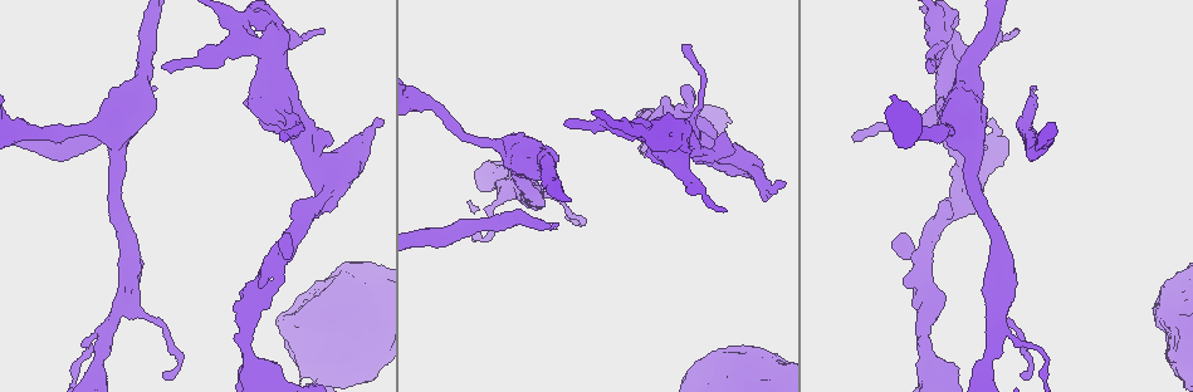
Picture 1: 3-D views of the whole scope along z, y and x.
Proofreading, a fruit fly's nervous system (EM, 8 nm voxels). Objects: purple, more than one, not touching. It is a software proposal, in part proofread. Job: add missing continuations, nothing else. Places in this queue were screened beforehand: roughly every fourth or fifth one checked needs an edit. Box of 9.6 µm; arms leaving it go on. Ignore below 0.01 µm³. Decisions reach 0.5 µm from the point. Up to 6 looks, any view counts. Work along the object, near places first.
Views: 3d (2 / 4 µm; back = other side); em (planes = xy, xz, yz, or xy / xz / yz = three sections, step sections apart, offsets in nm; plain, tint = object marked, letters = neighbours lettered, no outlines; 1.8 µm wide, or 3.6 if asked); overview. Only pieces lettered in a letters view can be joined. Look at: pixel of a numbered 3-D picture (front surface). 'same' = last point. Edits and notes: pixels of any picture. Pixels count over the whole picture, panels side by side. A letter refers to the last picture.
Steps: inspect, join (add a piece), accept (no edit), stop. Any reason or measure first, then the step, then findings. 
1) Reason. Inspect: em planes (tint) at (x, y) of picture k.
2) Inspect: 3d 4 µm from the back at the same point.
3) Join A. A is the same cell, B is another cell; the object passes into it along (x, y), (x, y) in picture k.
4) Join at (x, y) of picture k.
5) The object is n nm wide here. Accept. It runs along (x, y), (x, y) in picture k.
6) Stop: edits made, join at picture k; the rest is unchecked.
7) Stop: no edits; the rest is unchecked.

Free end. Inspect: em planes (tint) at (1035, 95) of picture 1.

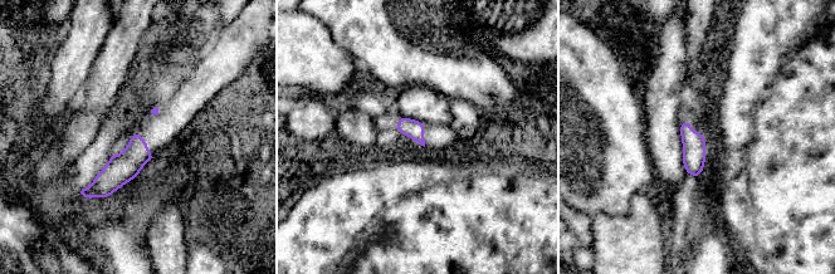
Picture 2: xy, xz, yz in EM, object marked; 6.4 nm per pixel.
See the neighbours. Inspect: em planes (letters) at the same point.

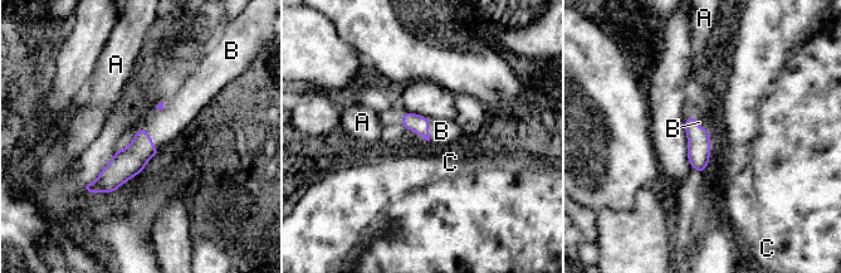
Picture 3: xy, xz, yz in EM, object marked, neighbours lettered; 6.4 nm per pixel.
Join B. B is the same cell, A and C are other cells; the object passes into it along (127, 162), (151, 139), (164, 126) in picture 3; the neuron continues.

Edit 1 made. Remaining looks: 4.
Long arm stops here. Inspect: 3d 4 µm at (280, 139) of picture 1.

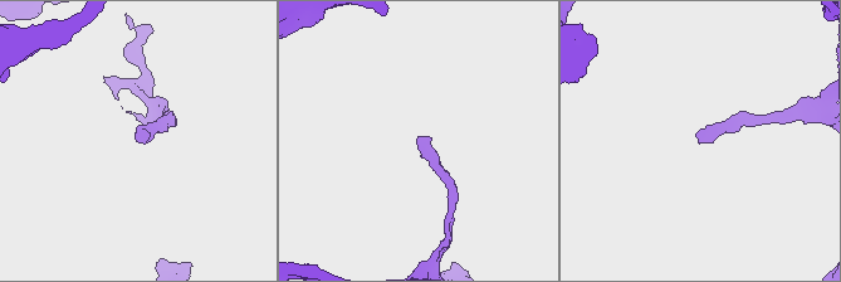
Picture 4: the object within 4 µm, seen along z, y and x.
Inspect: em planes (letters) at (136, 136) of picture 4.

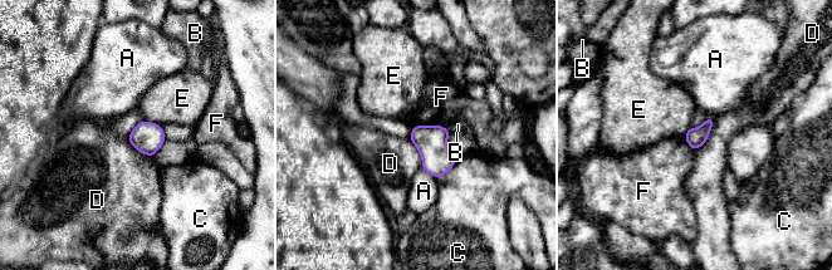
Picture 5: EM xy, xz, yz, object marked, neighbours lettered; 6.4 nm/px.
Accept. A, B, C, D, E and F are other cells; a border runs along (714, 118), (708, 138), (694, 151) in picture 5; none of them fits.

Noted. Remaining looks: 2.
Thin neck. Inspect: em planes (letters) at (665, 140) of picture 1.

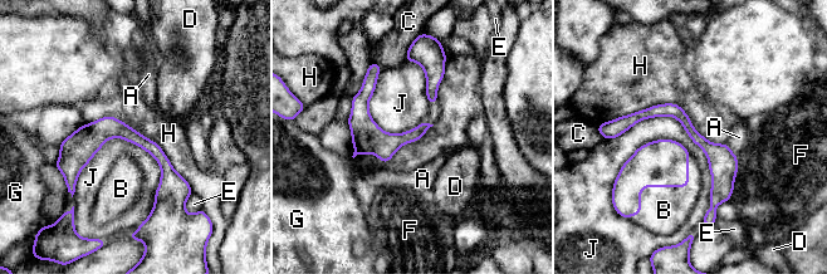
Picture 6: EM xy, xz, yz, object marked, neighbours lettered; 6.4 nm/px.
Join B. B is the same cell, A, C, D, E, F, G, H and J are other cells; the object passes into it along (660, 164), (673, 186), (664, 210) in picture 6; the neuron continues.

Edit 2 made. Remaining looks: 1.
Stop: edits made, join at picture 3, join at picture 6; the rest is unchecked.

